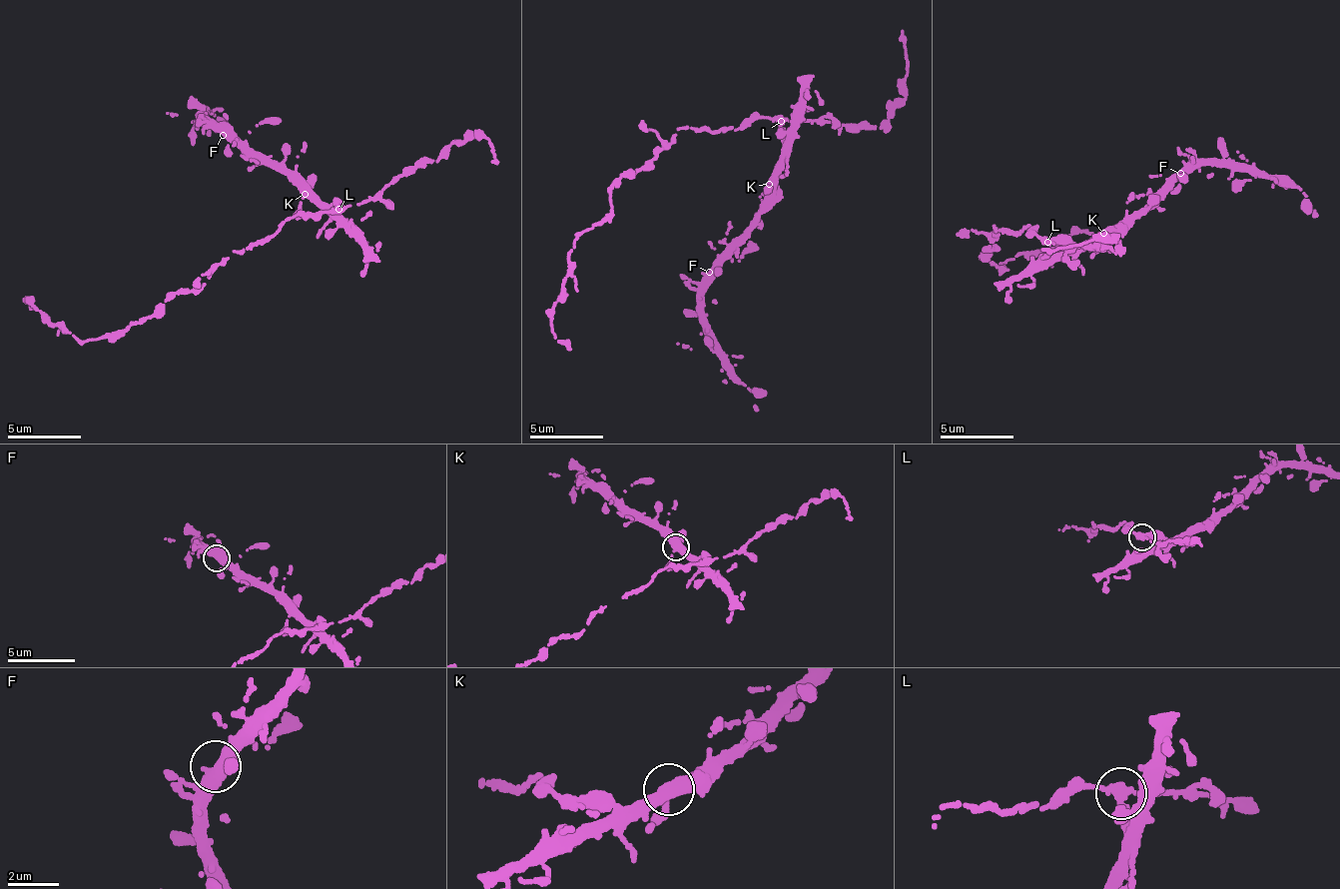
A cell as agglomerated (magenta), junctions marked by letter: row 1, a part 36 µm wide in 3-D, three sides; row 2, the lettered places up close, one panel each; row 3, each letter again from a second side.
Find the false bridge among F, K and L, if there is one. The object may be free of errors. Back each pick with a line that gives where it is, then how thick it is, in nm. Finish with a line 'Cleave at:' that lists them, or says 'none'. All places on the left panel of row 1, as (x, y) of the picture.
L: place (338, 209); calibre 320 nm
Cleave at: L

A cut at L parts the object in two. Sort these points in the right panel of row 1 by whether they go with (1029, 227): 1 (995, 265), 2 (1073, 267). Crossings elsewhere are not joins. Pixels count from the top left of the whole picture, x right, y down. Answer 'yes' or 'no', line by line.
1: yes
2: yes

